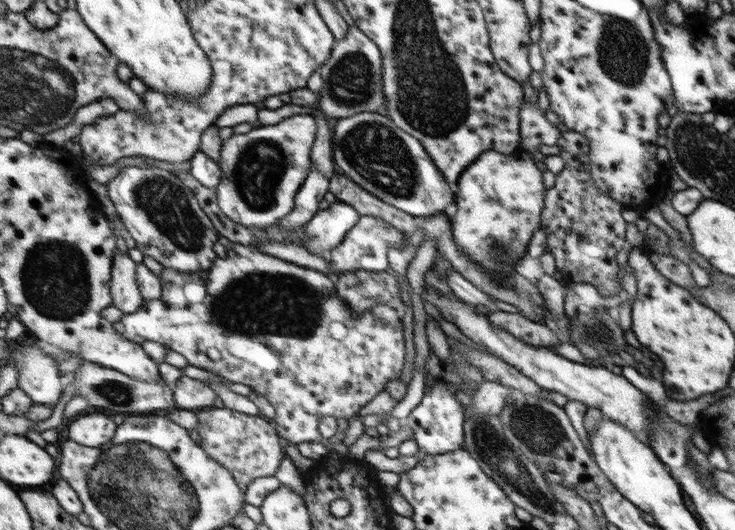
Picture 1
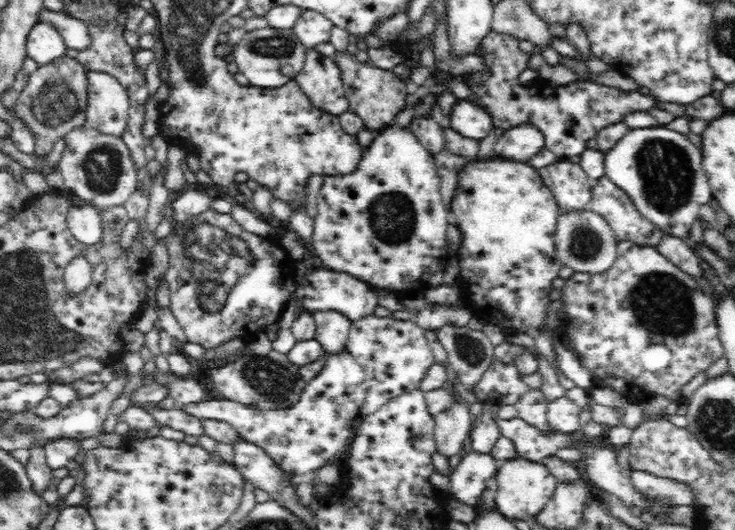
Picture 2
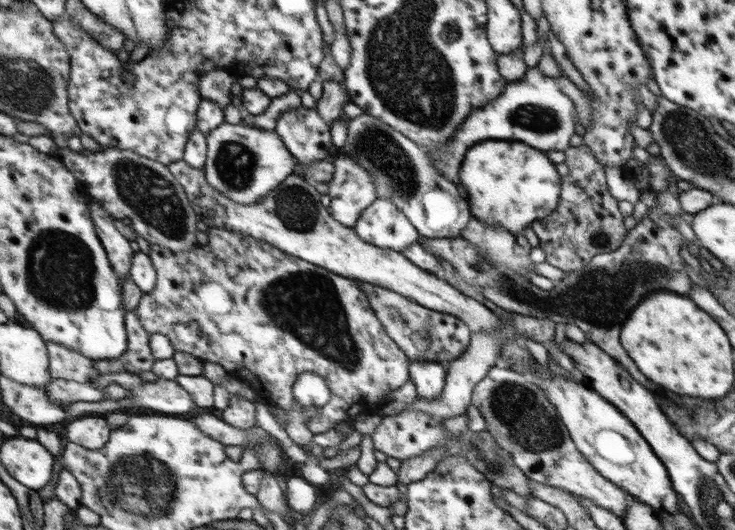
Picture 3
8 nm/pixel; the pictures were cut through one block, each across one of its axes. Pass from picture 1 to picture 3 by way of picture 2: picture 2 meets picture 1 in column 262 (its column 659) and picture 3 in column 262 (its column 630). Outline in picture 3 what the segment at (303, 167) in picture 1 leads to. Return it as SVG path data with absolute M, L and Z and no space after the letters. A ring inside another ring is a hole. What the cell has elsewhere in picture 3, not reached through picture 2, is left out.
M224 123L207 135L209 158L207 177L228 198L244 204L256 204L282 186L293 174L297 174L297 157L287 149L287 143L278 131L256 126Z

